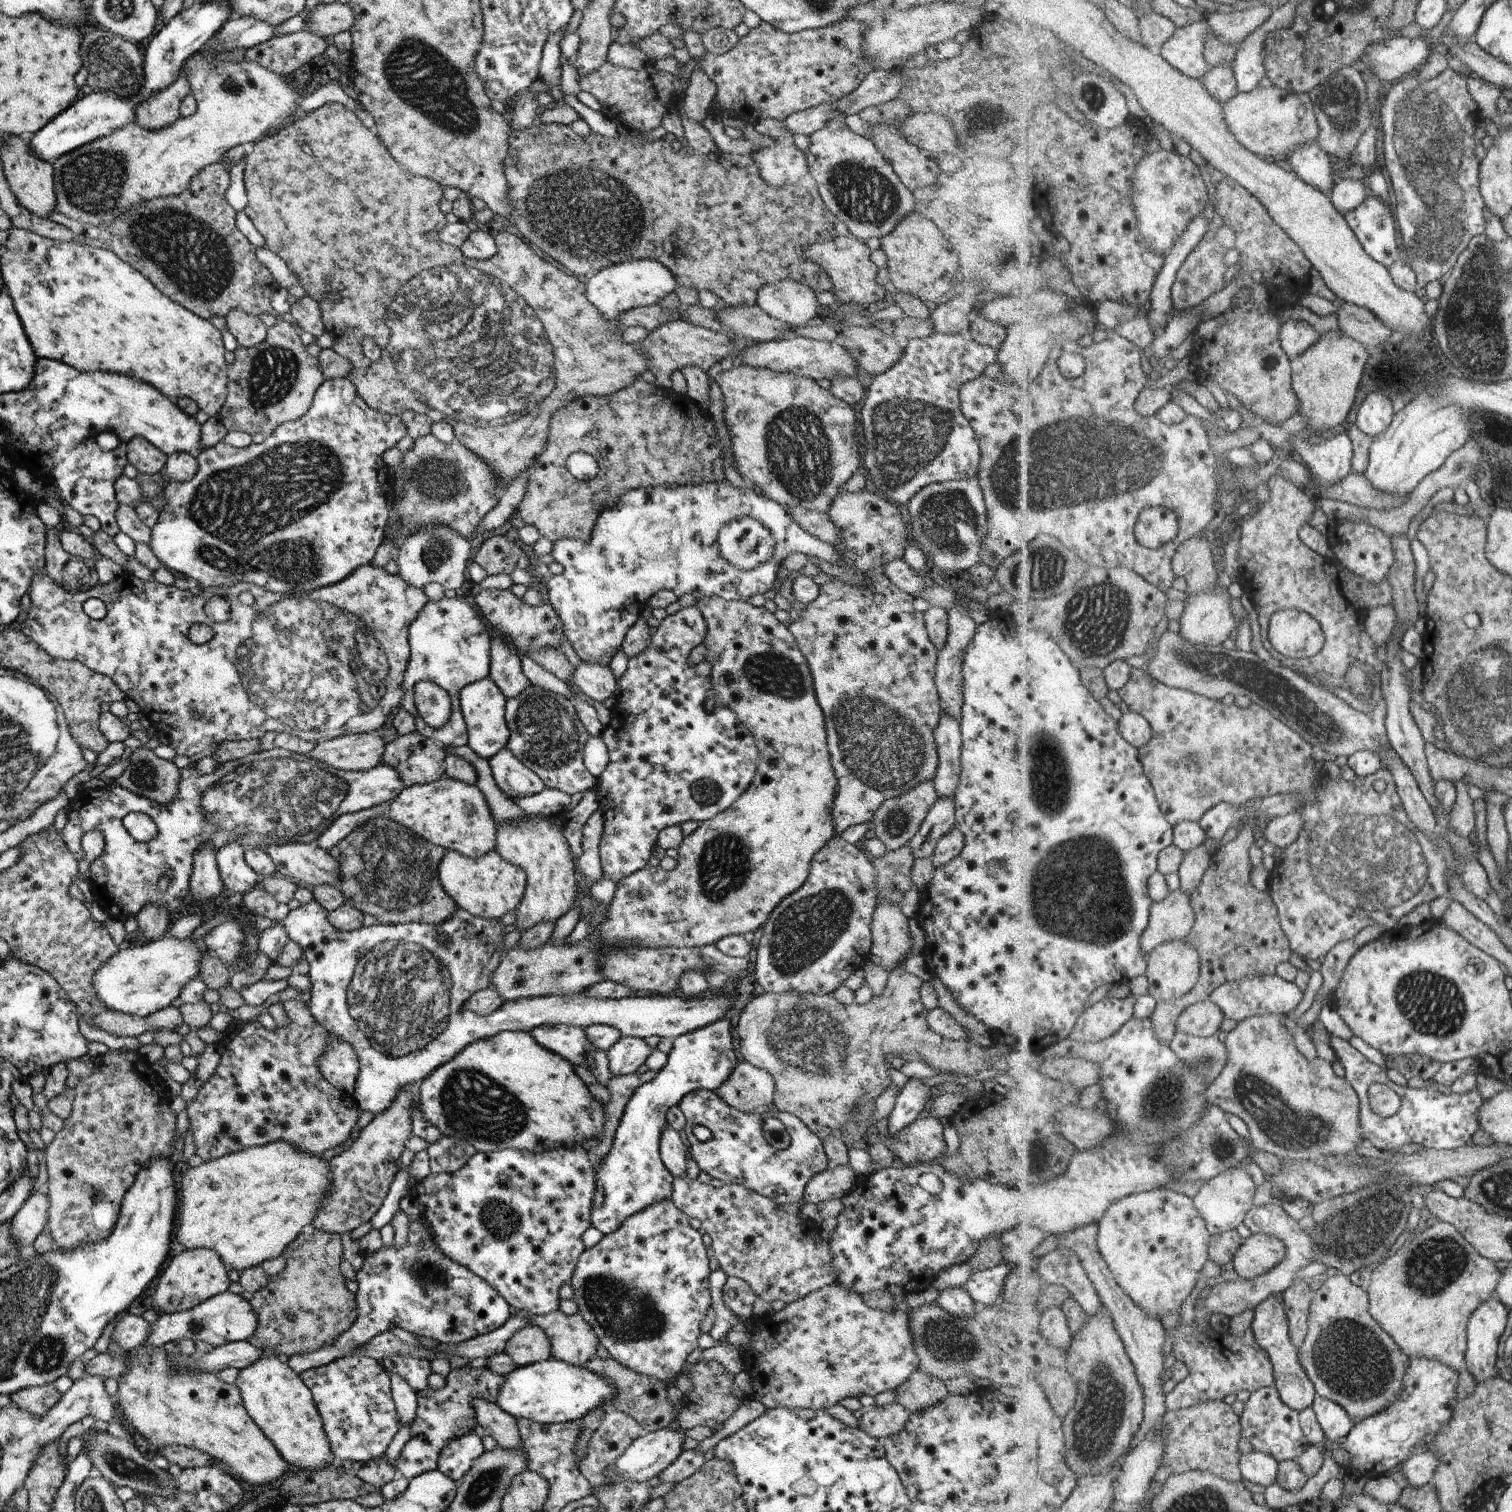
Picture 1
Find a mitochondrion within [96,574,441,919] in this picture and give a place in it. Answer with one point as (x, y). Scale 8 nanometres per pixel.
(319, 669)

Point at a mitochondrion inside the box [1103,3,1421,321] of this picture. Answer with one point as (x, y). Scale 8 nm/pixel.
(1338, 113)

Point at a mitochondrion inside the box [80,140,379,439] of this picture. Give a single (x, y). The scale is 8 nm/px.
(196, 260)

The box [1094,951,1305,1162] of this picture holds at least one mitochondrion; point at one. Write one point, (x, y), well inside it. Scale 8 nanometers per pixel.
(1167, 1096)

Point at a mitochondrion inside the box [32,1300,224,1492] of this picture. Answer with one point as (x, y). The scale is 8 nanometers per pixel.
(122, 1466)

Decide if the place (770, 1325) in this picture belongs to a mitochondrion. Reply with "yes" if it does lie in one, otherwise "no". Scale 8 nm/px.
no

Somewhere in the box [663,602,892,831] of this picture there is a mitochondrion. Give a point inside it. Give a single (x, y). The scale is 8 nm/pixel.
(778, 675)

